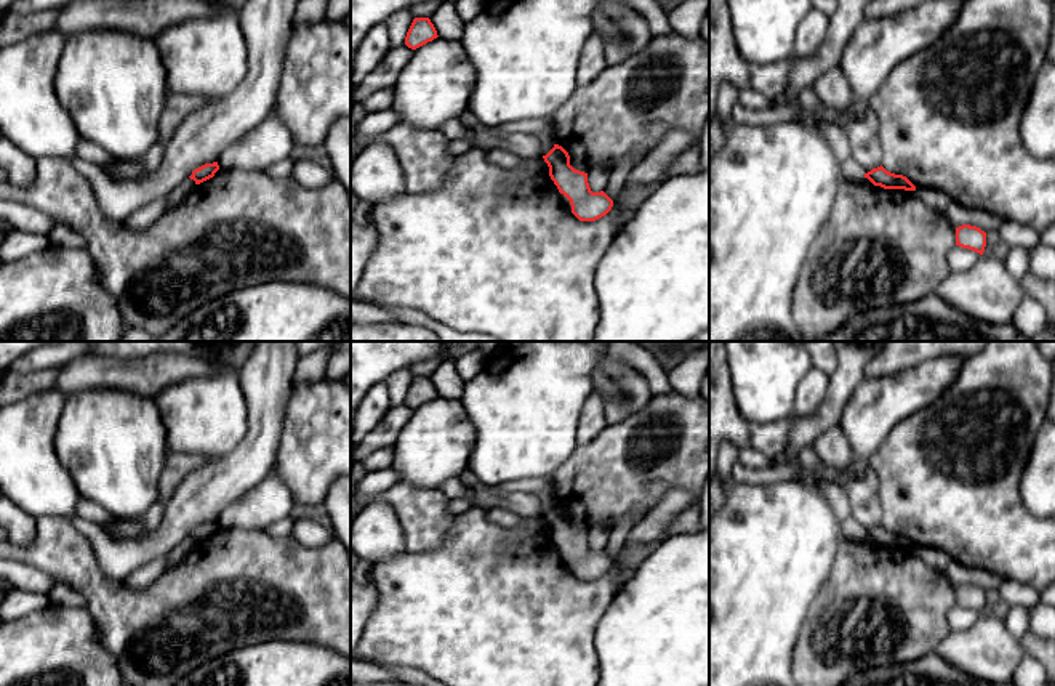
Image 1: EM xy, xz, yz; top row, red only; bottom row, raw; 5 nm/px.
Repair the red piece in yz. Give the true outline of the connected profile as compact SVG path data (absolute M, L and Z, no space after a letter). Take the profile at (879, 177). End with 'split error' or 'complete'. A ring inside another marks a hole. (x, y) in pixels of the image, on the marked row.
M882 165L864 173L864 178L884 189L916 191L916 186L906 176L890 173Z; complete

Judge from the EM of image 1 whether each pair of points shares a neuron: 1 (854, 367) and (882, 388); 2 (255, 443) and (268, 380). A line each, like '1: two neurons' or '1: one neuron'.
1: two neurons
2: one neuron

